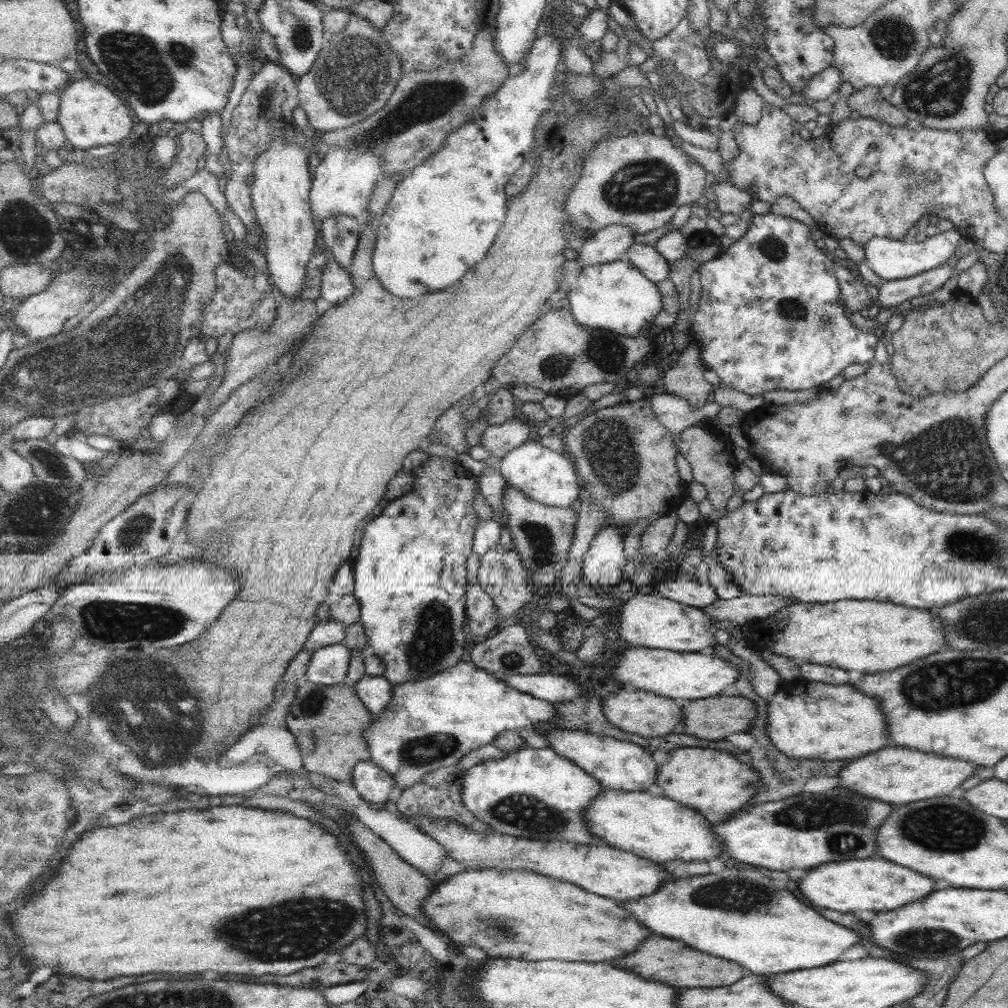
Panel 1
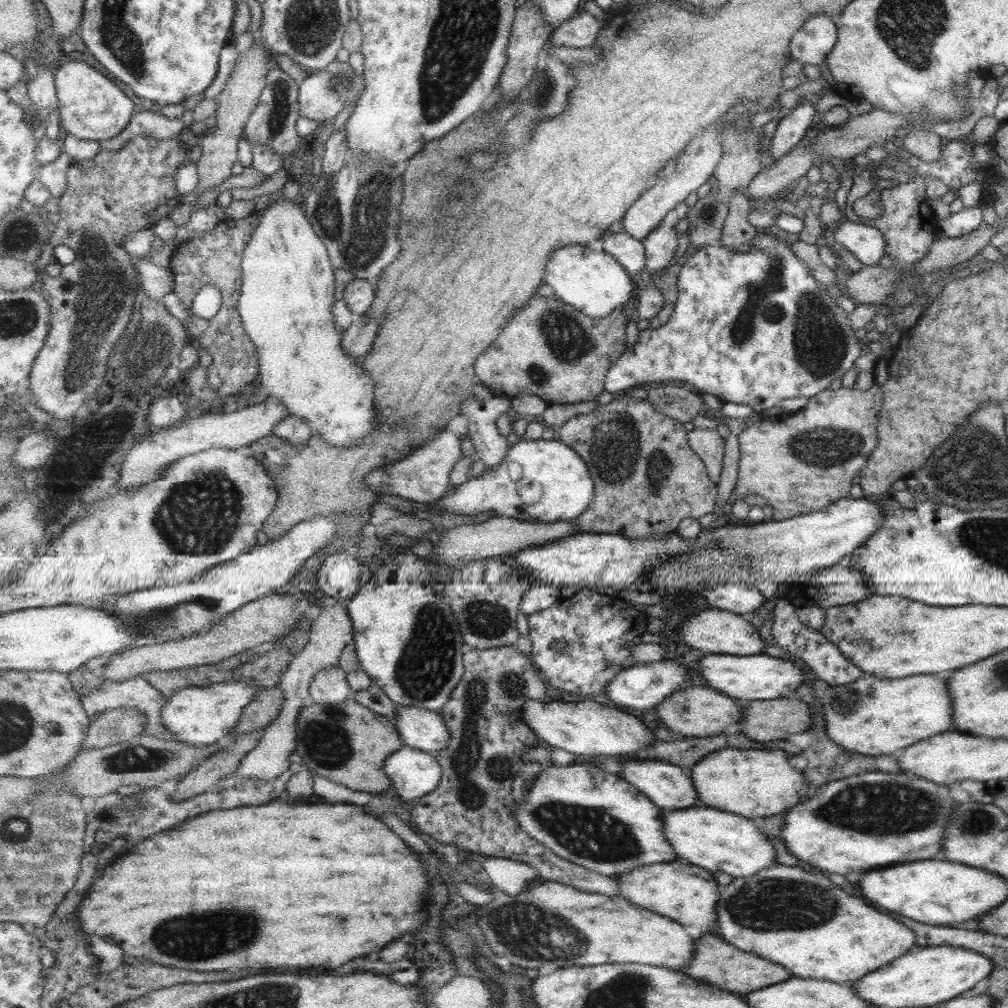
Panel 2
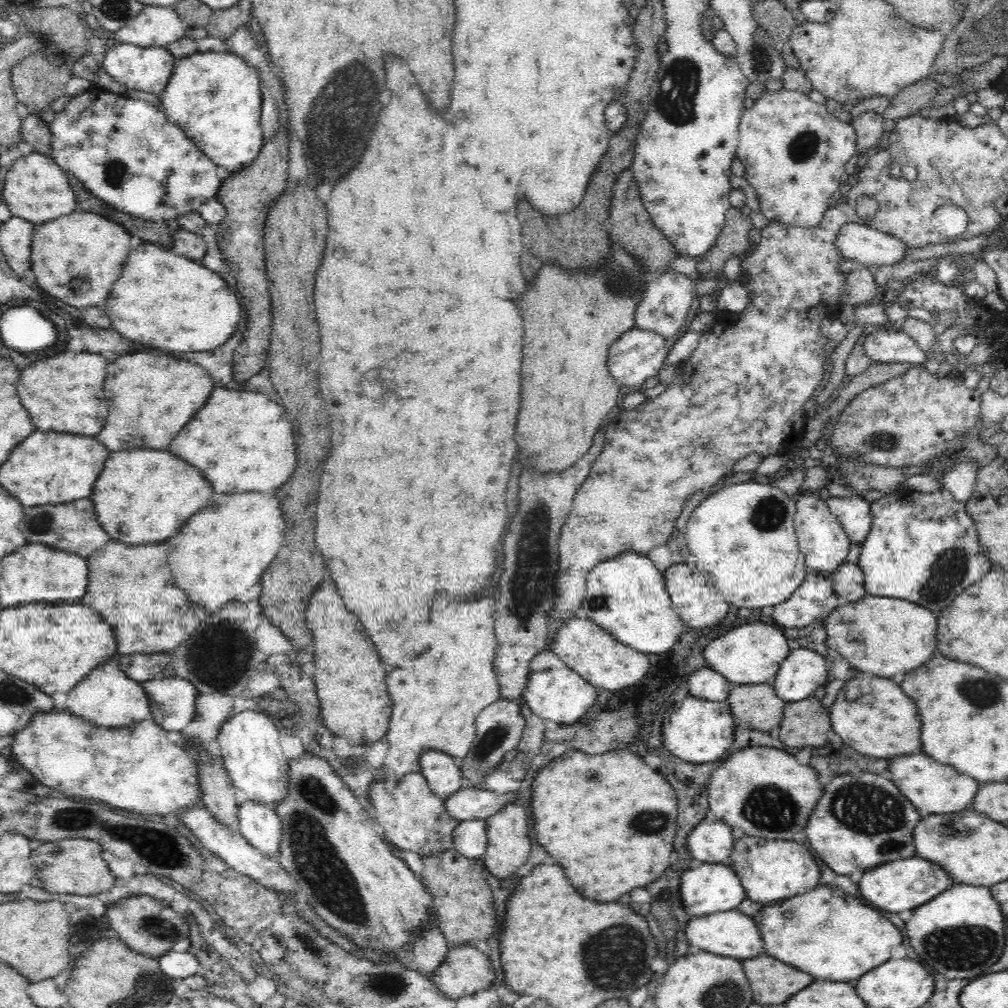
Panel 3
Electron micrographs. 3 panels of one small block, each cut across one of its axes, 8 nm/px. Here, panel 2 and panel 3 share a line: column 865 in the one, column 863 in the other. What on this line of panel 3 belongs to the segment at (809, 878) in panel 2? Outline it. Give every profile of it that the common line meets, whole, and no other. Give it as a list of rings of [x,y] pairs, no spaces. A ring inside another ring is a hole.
[[[820,885],[810,892],[793,896],[788,900],[763,905],[751,917],[762,935],[765,955],[782,960],[784,964],[790,964],[790,966],[810,974],[814,980],[854,983],[864,976],[864,972],[876,968],[878,964],[890,959],[892,948],[902,944],[900,930],[868,906],[863,900],[858,900],[856,897],[850,898],[850,896],[842,894],[840,890]]]

